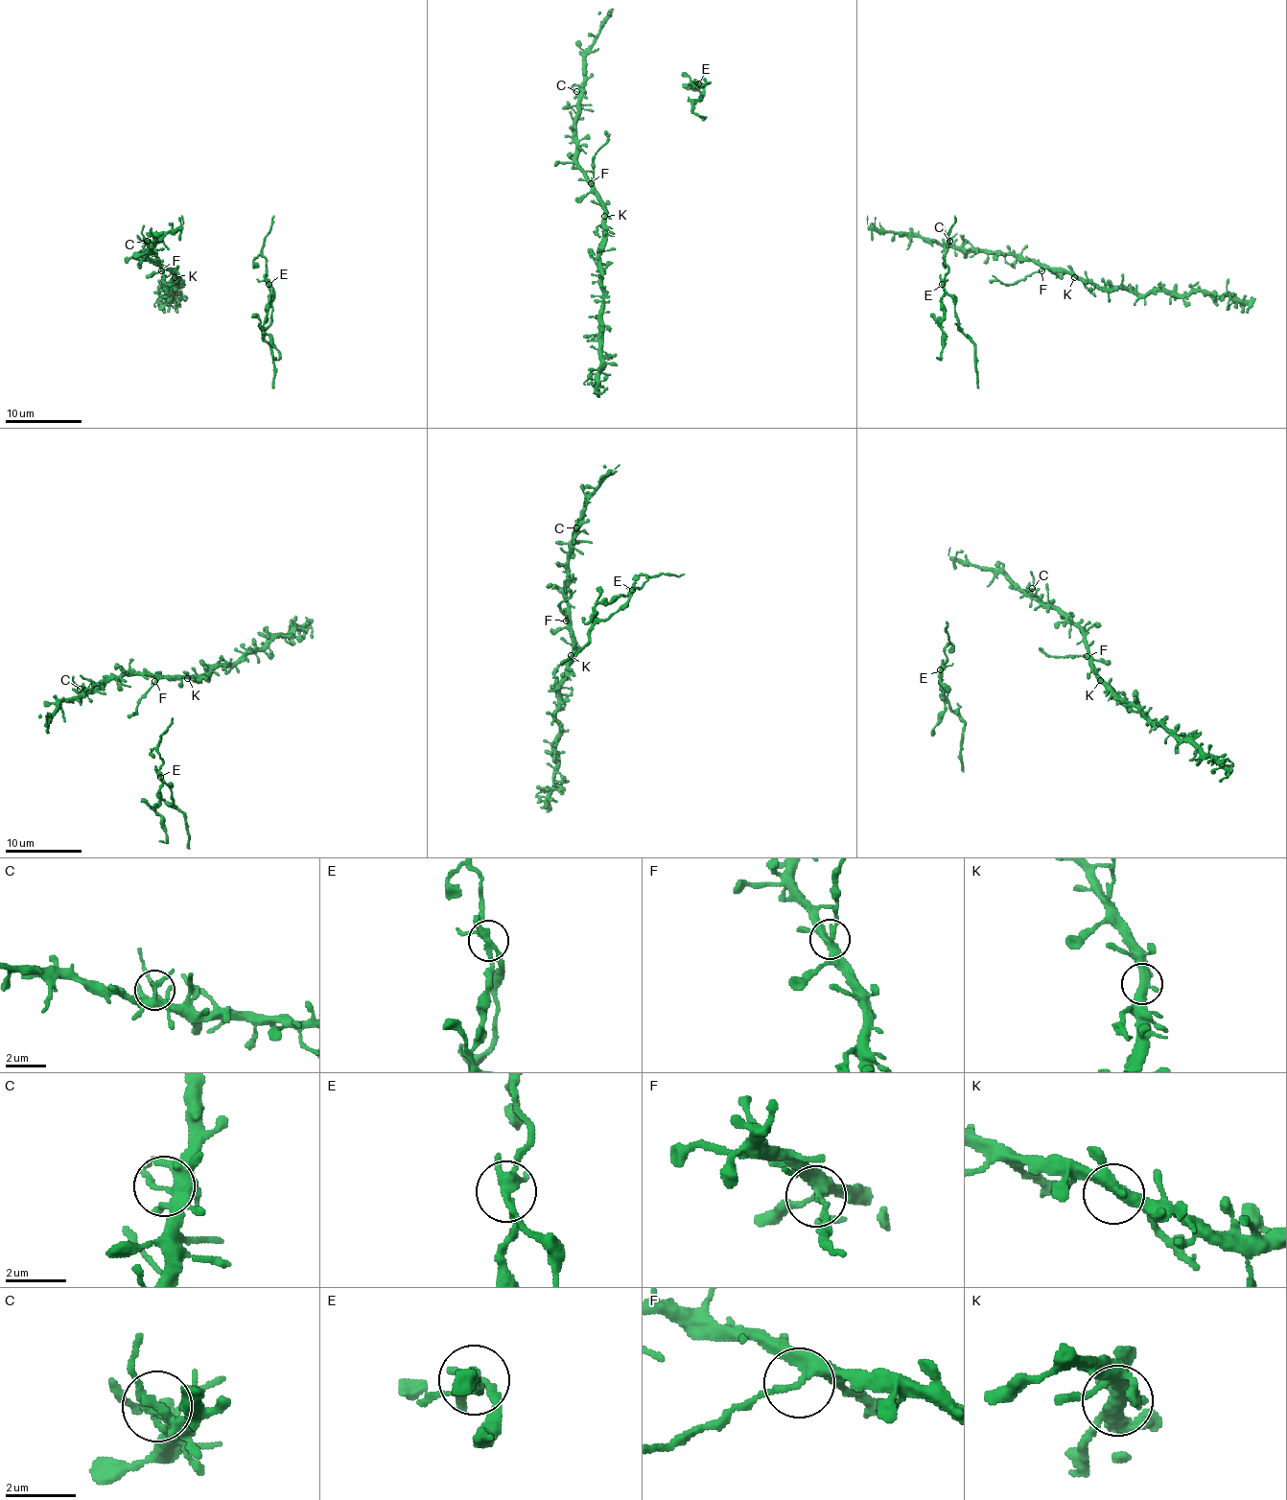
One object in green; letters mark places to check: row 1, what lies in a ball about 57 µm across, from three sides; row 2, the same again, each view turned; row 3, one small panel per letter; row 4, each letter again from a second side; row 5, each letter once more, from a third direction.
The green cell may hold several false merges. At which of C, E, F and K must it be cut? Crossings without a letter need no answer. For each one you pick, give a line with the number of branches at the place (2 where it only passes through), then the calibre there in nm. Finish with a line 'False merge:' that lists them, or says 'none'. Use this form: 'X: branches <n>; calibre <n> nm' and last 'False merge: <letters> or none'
E: branches 5; calibre 280 nm
F: branches 3; calibre 280 nm
False merge: E, F

